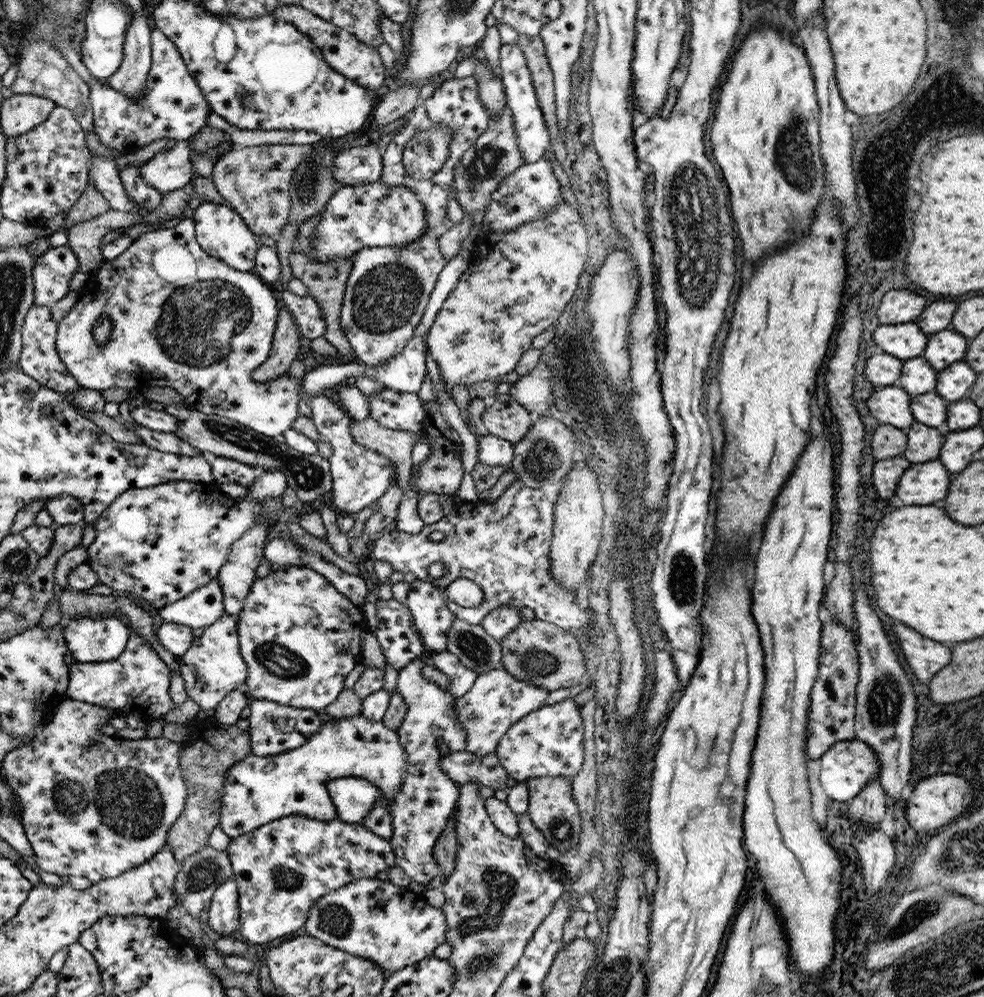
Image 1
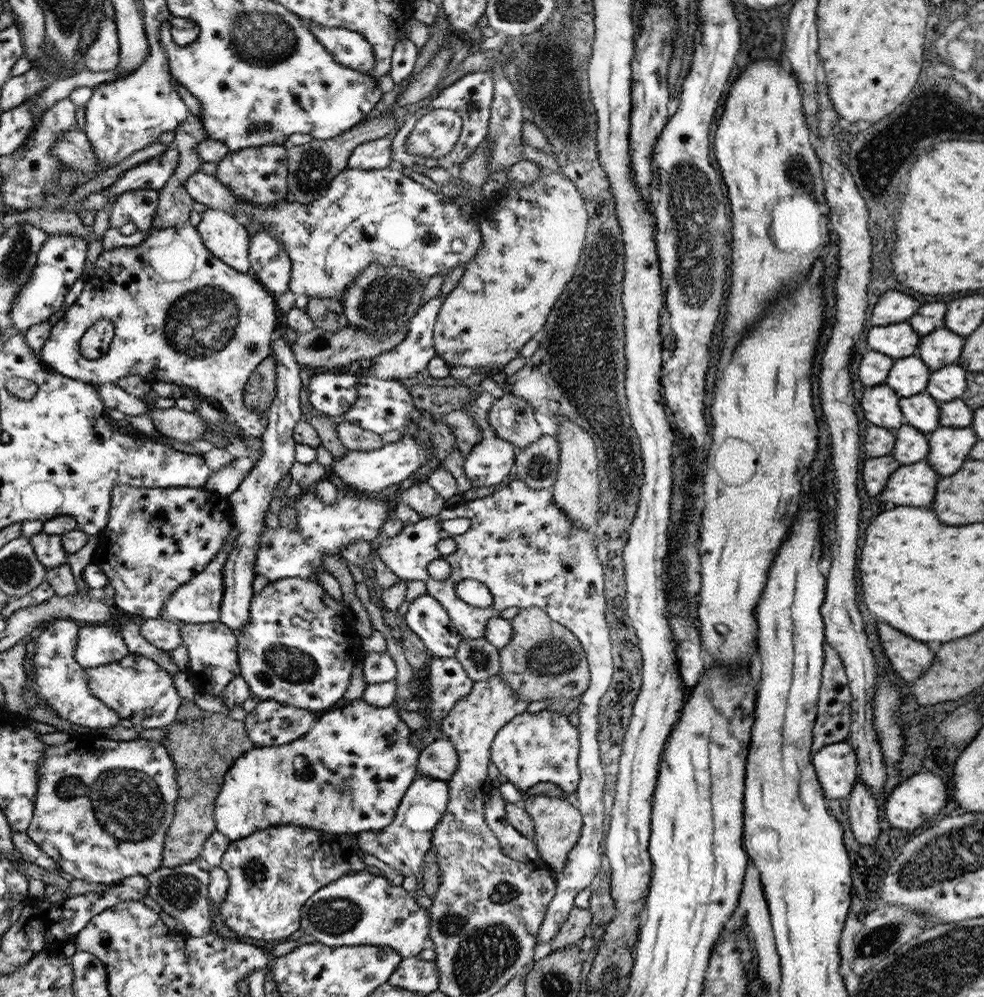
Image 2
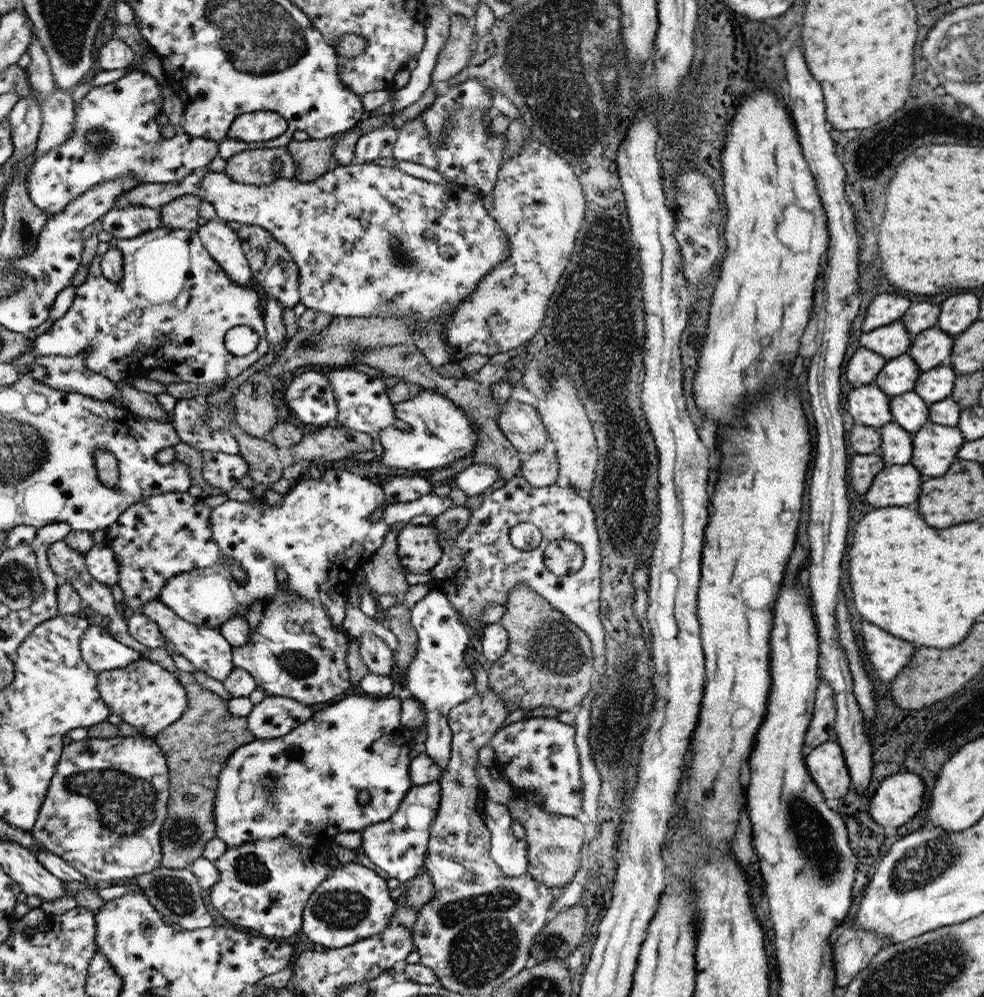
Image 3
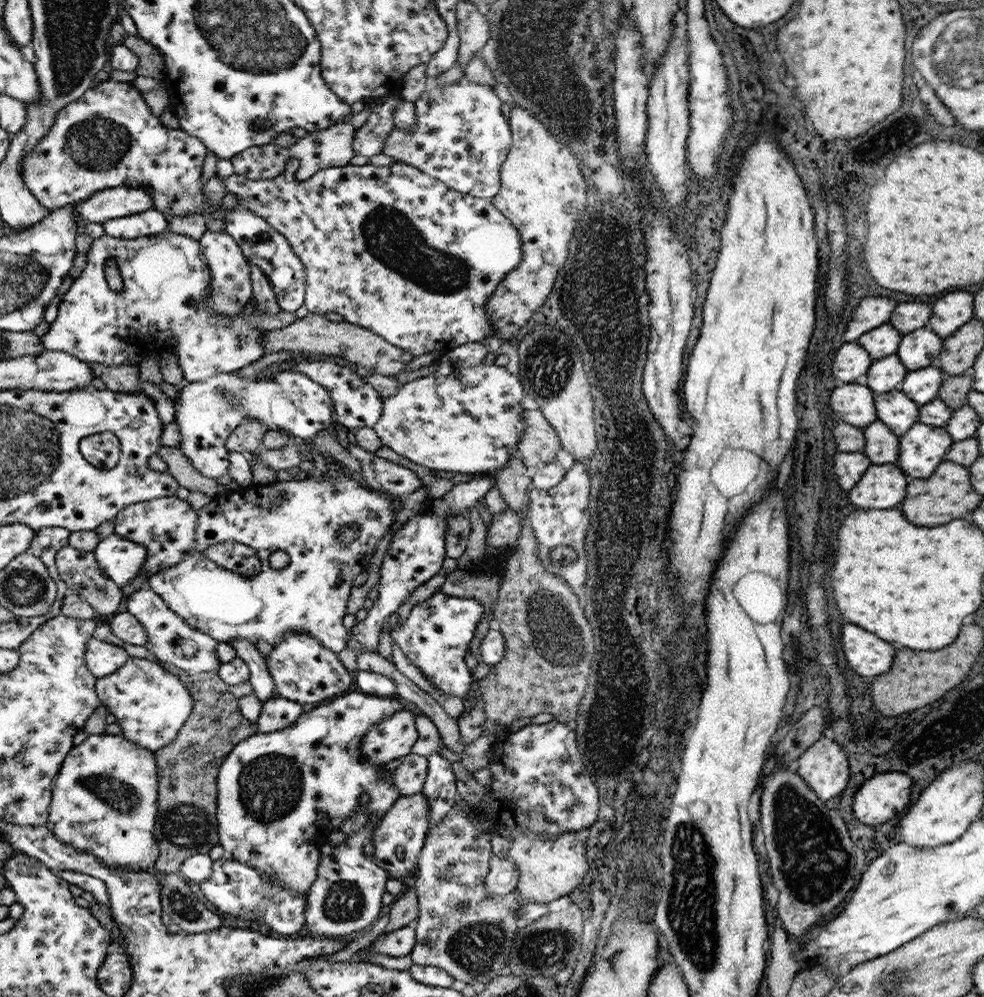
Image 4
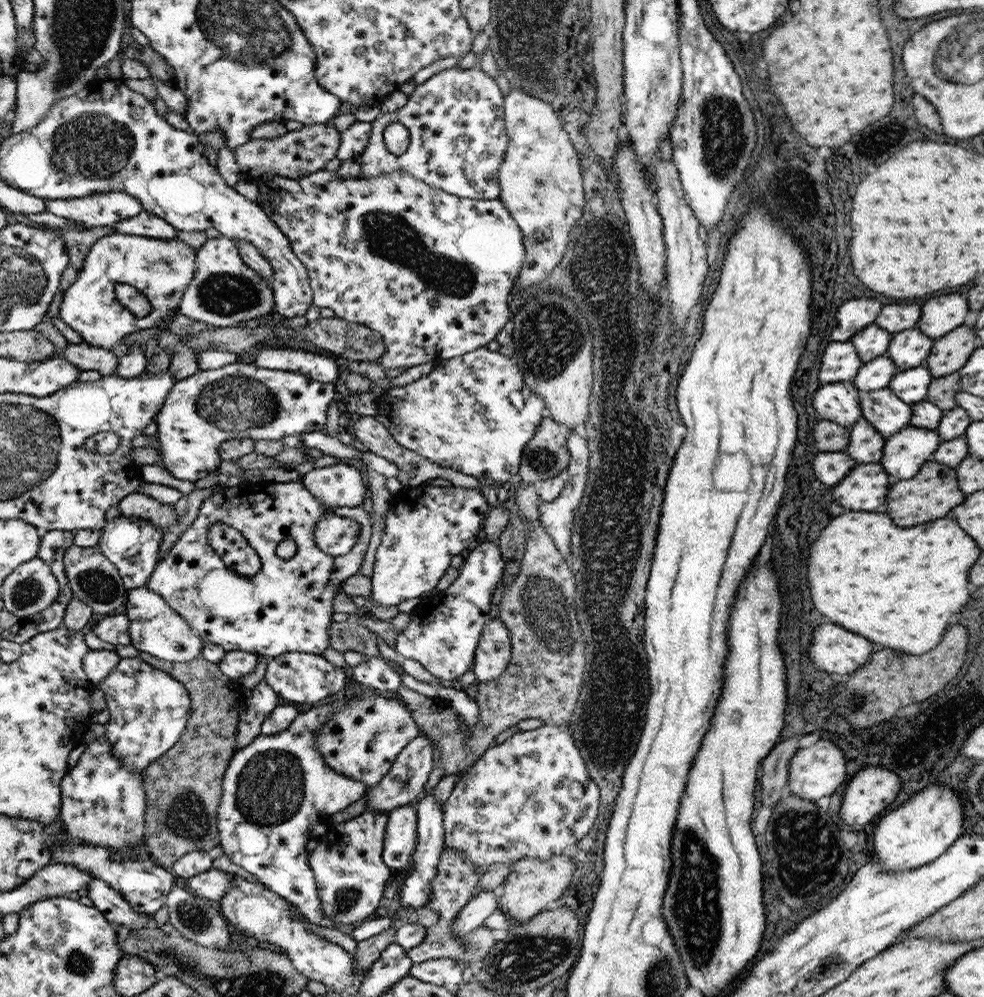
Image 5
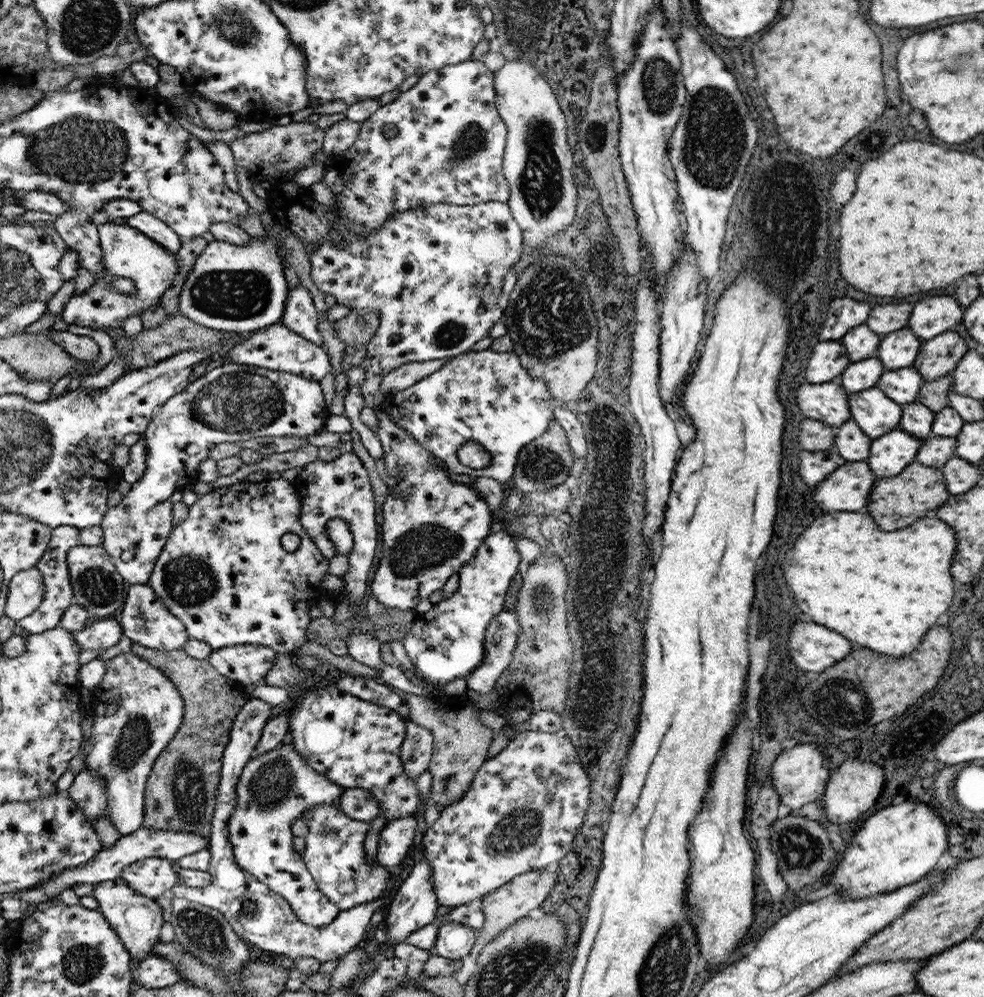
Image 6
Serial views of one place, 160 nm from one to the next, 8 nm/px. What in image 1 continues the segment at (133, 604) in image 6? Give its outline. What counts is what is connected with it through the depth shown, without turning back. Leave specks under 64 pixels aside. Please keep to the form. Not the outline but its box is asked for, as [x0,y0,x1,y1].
[177,614,248,710]

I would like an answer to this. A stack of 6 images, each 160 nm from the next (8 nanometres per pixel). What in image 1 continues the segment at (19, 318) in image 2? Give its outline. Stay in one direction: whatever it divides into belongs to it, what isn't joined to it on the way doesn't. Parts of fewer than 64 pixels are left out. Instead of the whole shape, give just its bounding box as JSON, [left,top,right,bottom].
[33,244,78,308]

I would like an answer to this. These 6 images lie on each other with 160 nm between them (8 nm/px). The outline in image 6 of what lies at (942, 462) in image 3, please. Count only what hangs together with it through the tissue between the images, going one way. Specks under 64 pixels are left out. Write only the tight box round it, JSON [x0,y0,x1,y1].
[868,428,924,479]

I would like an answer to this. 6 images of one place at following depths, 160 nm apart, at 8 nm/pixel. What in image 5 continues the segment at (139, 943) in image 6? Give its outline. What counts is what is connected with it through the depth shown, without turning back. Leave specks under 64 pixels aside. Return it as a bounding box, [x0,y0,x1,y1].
[86,878,154,929]

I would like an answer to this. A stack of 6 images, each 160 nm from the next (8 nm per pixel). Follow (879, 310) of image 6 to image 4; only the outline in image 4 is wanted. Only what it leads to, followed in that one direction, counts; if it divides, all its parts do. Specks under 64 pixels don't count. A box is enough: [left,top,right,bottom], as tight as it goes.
[889,302,932,335]

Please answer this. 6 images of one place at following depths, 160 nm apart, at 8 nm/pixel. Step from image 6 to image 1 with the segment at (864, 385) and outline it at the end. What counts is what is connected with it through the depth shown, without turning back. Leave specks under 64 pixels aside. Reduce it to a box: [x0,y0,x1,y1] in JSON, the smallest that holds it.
[898,356,938,397]

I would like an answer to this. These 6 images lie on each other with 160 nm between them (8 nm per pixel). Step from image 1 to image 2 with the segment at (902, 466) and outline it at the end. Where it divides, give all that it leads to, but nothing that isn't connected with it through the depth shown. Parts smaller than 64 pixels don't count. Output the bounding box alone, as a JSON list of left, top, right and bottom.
[862,455,901,496]

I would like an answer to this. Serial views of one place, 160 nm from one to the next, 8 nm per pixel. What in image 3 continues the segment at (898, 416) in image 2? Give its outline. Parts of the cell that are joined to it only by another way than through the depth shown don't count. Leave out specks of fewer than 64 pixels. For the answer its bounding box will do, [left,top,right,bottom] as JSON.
[848,383,893,429]

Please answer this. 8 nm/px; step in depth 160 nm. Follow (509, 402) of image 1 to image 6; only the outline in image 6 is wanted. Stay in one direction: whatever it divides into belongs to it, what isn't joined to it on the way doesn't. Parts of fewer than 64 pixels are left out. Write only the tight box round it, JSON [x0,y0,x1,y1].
[512,420,574,495]

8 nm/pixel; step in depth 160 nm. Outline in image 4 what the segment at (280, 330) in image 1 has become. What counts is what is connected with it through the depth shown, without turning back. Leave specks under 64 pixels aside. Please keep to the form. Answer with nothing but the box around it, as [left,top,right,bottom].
[225,419,269,455]

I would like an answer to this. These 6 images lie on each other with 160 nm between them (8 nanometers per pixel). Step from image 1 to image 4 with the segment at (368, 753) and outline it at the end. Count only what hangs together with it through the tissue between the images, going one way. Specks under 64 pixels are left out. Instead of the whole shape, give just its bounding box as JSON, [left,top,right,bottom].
[217,692,405,897]

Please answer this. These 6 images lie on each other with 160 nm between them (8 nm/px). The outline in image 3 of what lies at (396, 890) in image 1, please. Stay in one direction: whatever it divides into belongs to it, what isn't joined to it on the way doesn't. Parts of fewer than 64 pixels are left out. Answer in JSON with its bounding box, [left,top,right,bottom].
[301,861,396,949]

